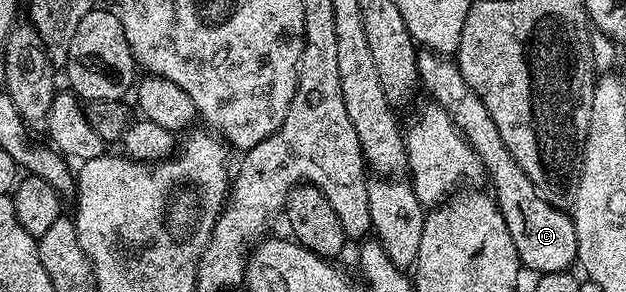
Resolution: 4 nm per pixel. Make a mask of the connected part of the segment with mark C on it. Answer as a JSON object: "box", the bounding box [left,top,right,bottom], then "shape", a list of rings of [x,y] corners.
{"box":[417,48,579,275],"shape":[[[423,48],[417,53],[417,72],[422,89],[427,89],[435,97],[432,98],[434,105],[440,106],[451,117],[455,127],[463,133],[463,139],[481,160],[484,175],[488,179],[491,177],[491,184],[495,188],[493,197],[499,203],[501,216],[505,216],[505,224],[509,228],[509,236],[513,236],[520,263],[526,269],[528,266],[535,270],[536,275],[570,271],[579,256],[577,232],[570,213],[550,206],[527,179],[525,172],[521,172],[517,160],[513,160],[509,148],[505,148],[505,140],[501,140],[501,132],[497,132],[497,124],[493,124],[489,108],[485,108],[477,92],[465,84],[465,76],[461,76],[458,65],[444,55]]]}

